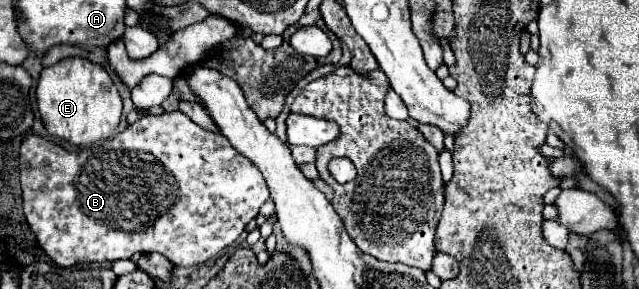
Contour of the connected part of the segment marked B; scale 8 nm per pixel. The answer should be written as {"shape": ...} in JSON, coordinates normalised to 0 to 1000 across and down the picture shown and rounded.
{"shape":[[[283,384],[255,391],[249,405],[221,398],[218,419],[208,426],[205,439],[199,439],[192,460],[180,467],[177,481],[164,481],[161,495],[139,502],[127,522],[105,522],[77,481],[67,481],[58,467],[42,467],[33,495],[30,529],[33,529],[30,536],[30,599],[33,599],[39,758],[58,827],[58,848],[92,924],[114,924],[121,910],[161,910],[161,903],[202,896],[208,875],[236,875],[236,869],[258,882],[277,924],[305,924],[305,917],[315,917],[324,896],[336,889],[355,848],[362,848],[383,799],[383,779],[402,751],[405,716],[421,689],[421,654],[418,654],[415,626],[408,619],[405,585],[393,557],[387,557],[377,529],[371,529],[346,460],[324,460],[324,453],[311,446],[311,433],[305,433]]]}

